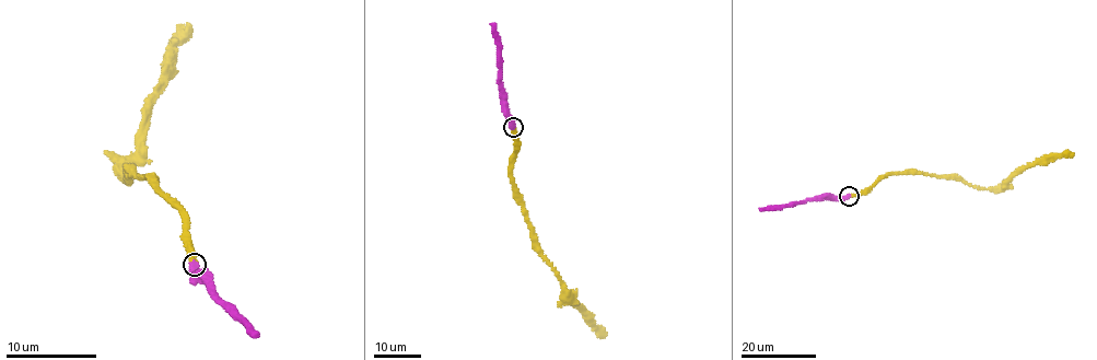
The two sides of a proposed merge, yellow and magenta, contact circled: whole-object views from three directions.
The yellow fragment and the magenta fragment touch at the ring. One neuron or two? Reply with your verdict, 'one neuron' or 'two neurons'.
one neuron

